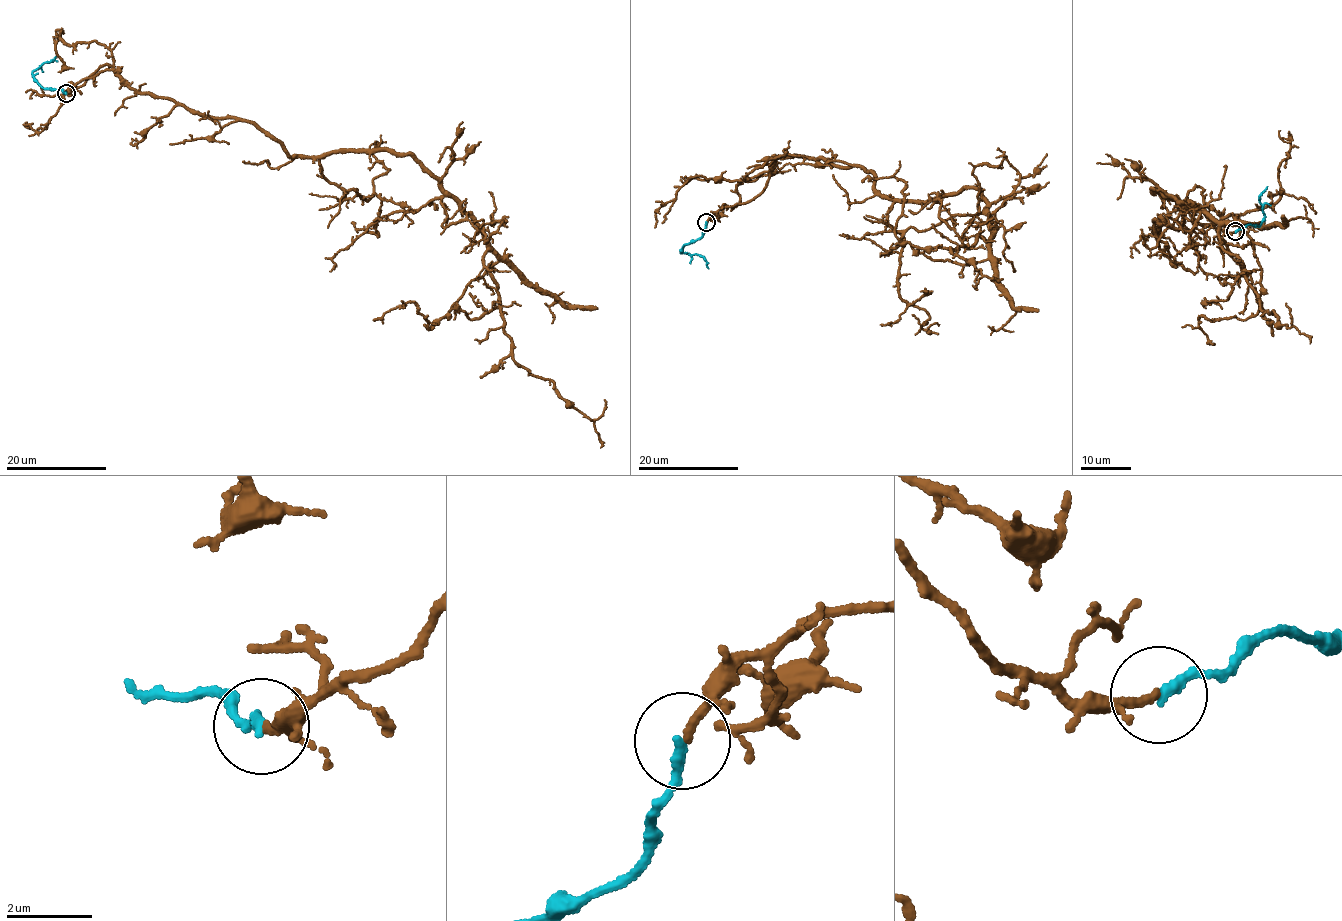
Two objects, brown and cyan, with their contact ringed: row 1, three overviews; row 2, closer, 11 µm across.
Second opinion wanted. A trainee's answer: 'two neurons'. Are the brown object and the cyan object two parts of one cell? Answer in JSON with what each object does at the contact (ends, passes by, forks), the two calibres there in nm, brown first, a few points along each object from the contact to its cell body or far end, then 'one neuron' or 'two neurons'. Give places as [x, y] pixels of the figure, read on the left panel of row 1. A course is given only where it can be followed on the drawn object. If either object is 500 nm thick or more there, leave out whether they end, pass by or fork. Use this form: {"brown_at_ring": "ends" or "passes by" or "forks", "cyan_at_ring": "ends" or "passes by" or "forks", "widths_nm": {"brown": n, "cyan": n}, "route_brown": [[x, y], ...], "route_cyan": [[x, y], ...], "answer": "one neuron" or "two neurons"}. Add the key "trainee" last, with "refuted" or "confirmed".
{"brown_at_ring": "ends", "cyan_at_ring": "ends", "widths_nm": {"brown": 200, "cyan": 240}, "route_brown": [[66, 93], [107, 63], [291, 157], [408, 153], [477, 225], [513, 359], [600, 448]], "route_cyan": [[66, 93], [45, 89], [33, 76], [33, 72], [56, 56]], "answer": "one neuron", "trainee": "refuted"}

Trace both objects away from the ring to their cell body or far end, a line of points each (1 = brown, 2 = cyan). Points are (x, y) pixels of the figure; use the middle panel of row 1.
1: (707, 221), (764, 191), (777, 157), (861, 166), (899, 200), (978, 189), (989, 239), (950, 247), (972, 285)
2: (707, 221), (700, 239), (687, 243), (681, 252), (696, 254), (708, 268)

